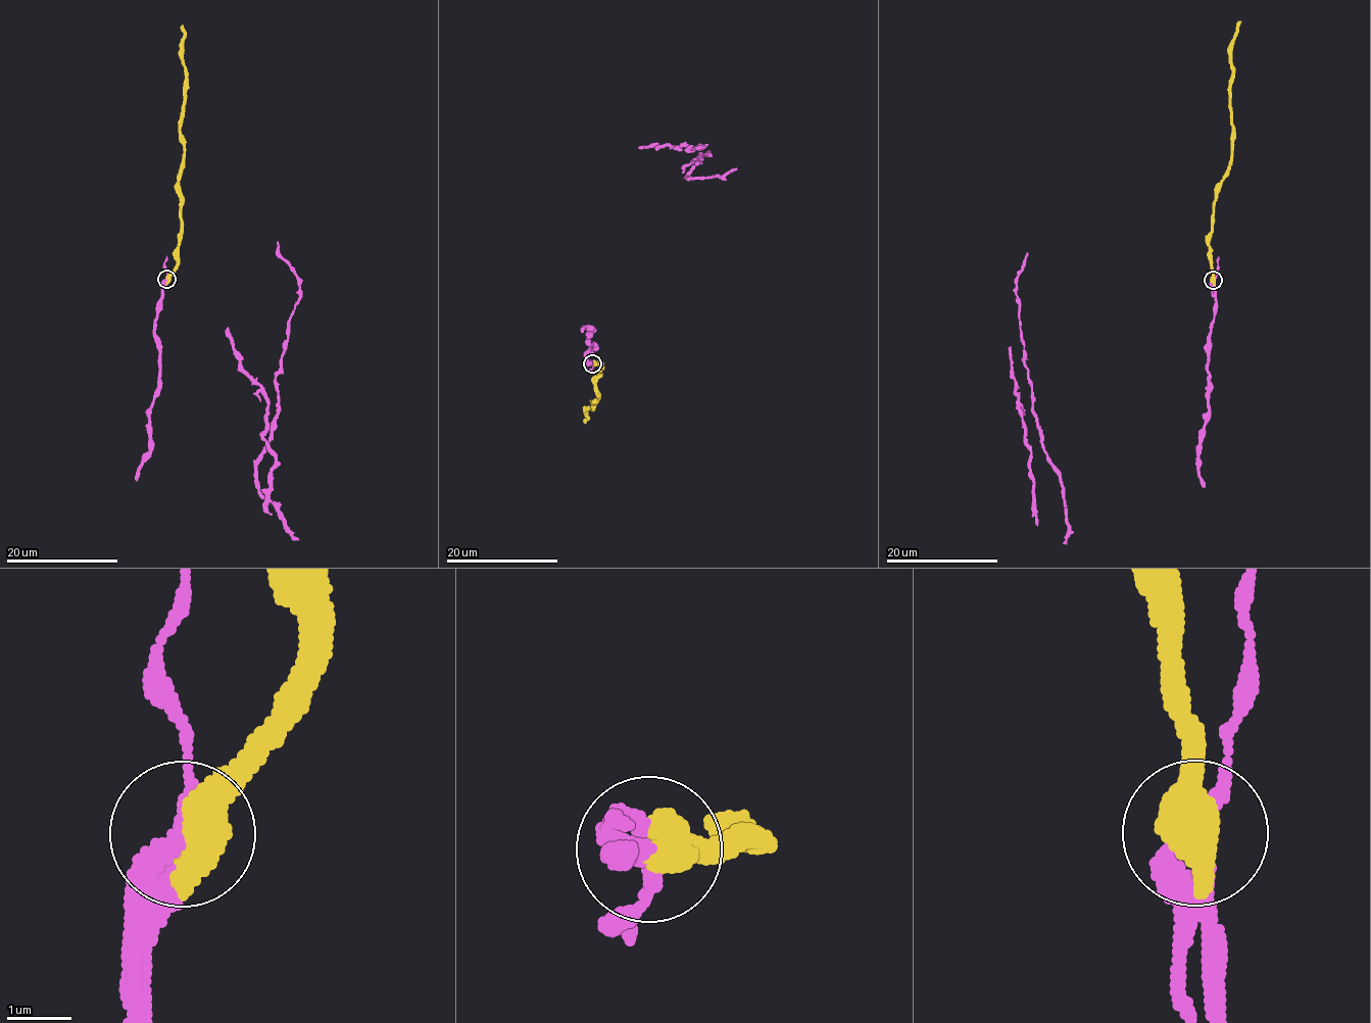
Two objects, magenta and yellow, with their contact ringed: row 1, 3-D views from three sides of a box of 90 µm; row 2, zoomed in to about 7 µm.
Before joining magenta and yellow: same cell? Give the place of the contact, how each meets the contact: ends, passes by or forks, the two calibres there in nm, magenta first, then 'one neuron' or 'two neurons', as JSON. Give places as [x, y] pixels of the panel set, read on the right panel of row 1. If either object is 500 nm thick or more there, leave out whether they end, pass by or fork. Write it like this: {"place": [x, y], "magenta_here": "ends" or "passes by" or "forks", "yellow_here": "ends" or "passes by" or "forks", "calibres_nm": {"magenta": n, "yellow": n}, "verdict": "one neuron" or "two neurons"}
{"place": [1213, 280], "calibres_nm": {"magenta": 240, "yellow": 750}, "verdict": "one neuron"}

